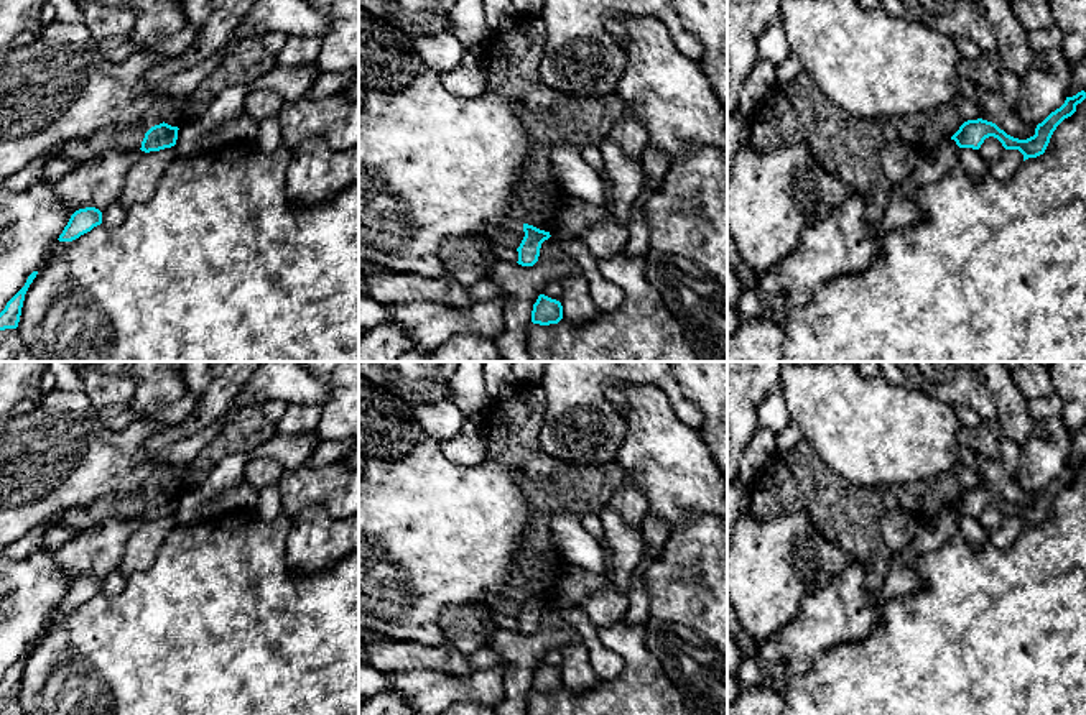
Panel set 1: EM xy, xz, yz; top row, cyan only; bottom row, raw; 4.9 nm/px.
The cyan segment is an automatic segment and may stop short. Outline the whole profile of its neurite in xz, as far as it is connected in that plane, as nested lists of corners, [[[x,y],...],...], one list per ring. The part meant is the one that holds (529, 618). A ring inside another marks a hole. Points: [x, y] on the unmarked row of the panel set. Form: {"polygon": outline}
{"polygon": [[[523,592],[525,605],[517,616],[518,620],[518,633],[522,634],[533,634],[538,630],[540,616],[545,608],[551,603],[550,600],[540,598],[533,593]]]}

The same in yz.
{"polygon": [[[1081,459],[1073,465],[1066,465],[1065,472],[1051,480],[1042,491],[1037,493],[1035,503],[1027,508],[1019,508],[1007,503],[996,491],[977,487],[964,490],[959,498],[951,505],[959,516],[979,518],[986,506],[997,506],[1005,518],[1019,518],[1023,523],[1023,529],[1037,526],[1045,521],[1050,506],[1056,495],[1076,480],[1076,473],[1086,467],[1086,460]]]}

